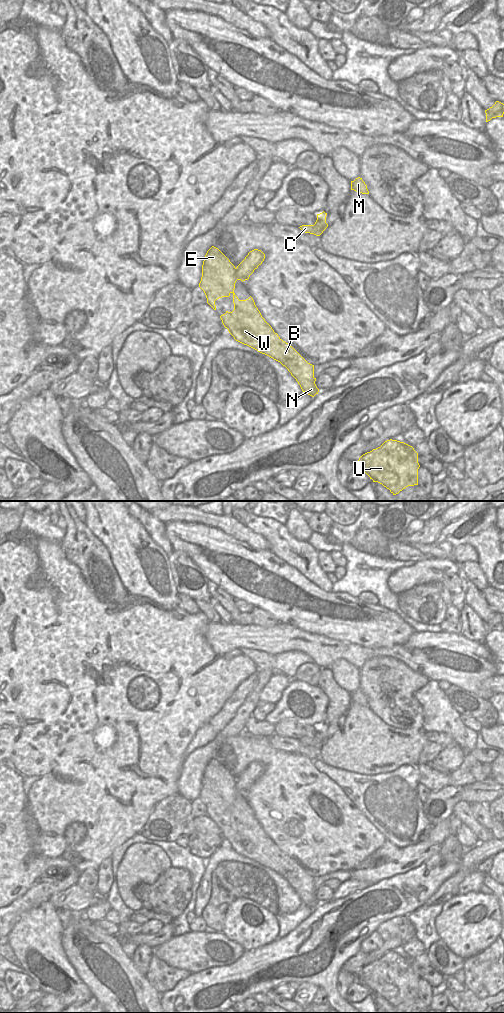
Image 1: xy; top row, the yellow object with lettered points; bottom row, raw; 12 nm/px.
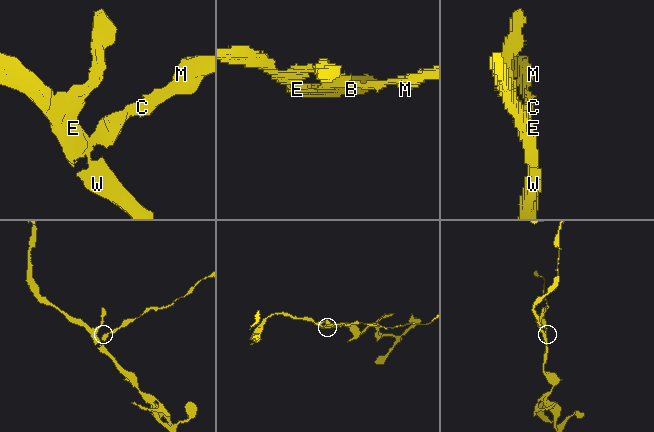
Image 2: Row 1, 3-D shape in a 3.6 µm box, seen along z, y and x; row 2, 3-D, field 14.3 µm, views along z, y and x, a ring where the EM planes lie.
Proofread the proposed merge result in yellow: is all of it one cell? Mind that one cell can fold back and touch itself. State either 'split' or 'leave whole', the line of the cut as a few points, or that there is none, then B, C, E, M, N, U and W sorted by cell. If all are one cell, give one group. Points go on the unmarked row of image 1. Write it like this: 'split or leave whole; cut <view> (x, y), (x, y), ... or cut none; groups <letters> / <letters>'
split; cut xy (235, 780), (238, 791); groups B E N U W / C M

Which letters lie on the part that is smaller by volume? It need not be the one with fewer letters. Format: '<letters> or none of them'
C, M

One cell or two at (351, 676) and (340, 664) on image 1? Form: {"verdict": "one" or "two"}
{"verdict": "one"}

